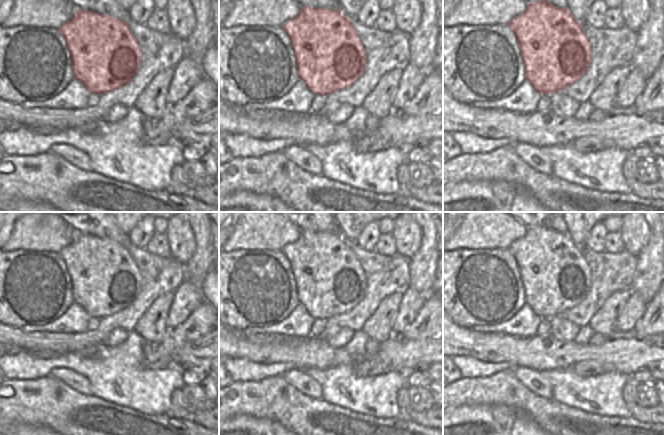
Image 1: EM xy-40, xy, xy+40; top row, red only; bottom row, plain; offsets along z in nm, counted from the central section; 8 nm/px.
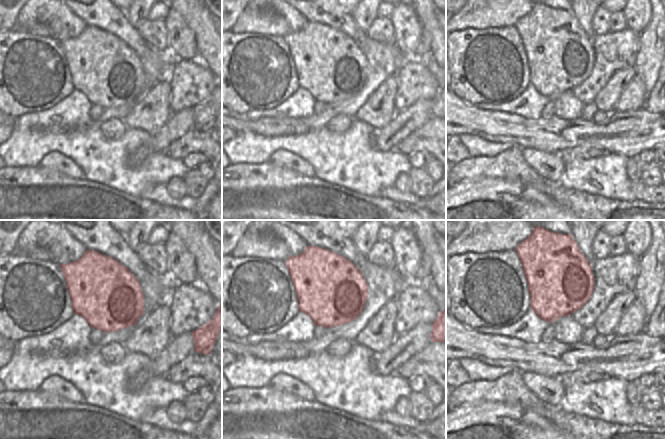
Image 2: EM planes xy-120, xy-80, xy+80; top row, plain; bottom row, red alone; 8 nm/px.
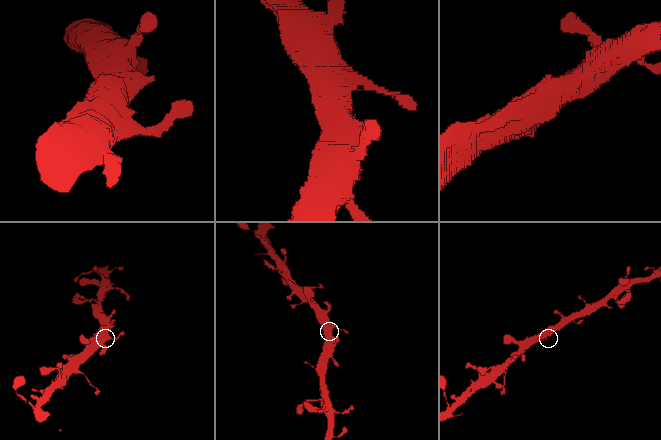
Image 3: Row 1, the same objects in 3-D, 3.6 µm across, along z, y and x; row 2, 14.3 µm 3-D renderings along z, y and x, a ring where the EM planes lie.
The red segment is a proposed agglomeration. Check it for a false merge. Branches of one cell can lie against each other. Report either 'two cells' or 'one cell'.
one cell

